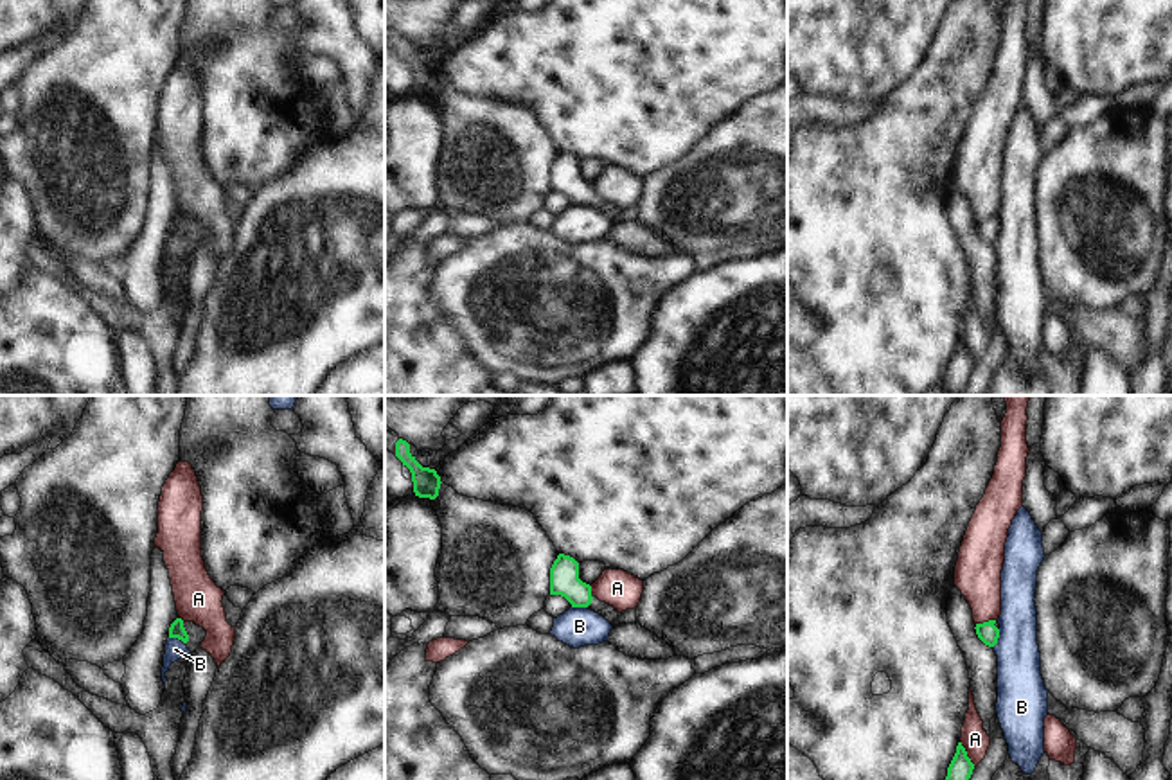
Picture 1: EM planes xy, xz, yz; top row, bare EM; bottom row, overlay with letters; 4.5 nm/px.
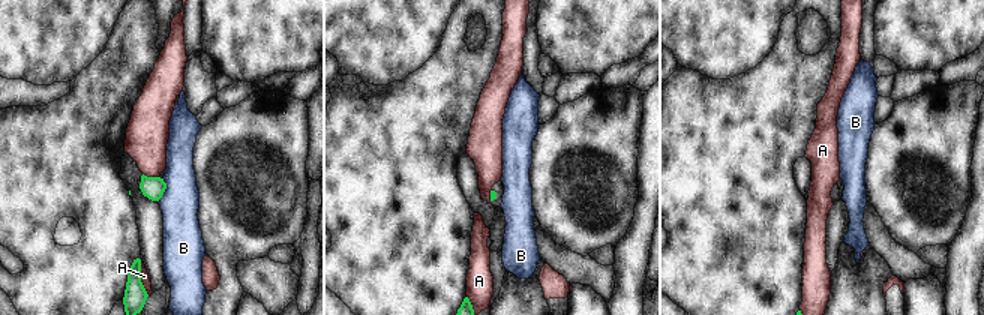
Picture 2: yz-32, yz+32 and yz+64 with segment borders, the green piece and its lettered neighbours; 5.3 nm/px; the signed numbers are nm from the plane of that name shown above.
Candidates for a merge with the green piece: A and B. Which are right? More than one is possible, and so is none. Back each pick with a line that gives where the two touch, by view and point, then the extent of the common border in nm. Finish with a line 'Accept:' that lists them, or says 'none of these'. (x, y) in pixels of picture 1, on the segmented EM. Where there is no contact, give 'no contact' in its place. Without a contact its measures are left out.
Accept: none of these

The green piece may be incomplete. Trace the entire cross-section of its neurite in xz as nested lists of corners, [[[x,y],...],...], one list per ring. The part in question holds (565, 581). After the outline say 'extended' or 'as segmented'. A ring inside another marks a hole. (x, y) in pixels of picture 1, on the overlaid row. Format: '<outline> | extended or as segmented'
[[[559,554],[550,568],[550,595],[564,597],[572,607],[588,607],[604,616],[613,627],[618,625],[618,611],[600,602],[591,586],[579,579],[579,563],[564,554]]] | extended

